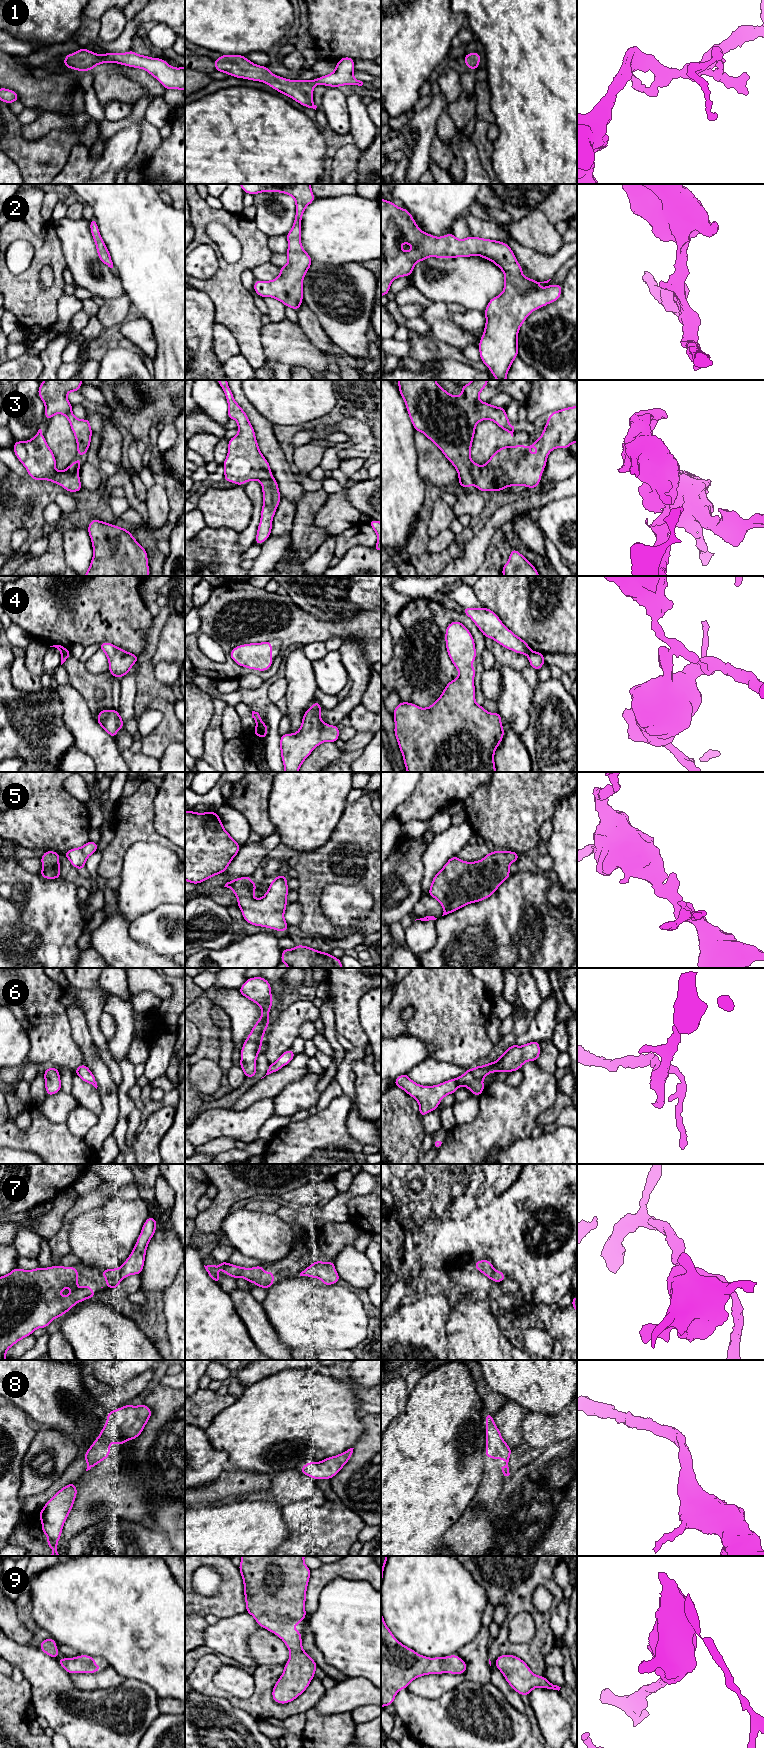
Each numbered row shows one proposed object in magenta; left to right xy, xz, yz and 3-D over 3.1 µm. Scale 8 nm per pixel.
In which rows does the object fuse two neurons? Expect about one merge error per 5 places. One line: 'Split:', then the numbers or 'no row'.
Split: 4

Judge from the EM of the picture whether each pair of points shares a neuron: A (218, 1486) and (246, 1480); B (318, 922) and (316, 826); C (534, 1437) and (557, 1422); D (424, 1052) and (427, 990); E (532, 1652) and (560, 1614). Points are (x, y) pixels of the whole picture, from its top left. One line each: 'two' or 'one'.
A: one
B: two
C: one
D: two
E: two

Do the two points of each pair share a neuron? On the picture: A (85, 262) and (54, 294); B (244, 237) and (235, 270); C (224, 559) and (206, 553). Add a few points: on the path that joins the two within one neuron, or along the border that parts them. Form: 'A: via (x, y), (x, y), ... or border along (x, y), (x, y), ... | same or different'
A: border along (61, 243), (67, 266) | different
B: via (247, 245), (247, 258), (243, 262) | same
C: border along (196, 542), (211, 546), (215, 550), (213, 565) | different

